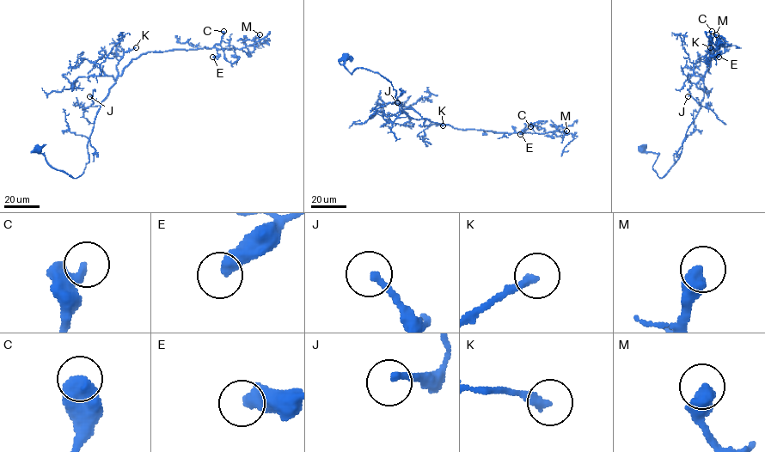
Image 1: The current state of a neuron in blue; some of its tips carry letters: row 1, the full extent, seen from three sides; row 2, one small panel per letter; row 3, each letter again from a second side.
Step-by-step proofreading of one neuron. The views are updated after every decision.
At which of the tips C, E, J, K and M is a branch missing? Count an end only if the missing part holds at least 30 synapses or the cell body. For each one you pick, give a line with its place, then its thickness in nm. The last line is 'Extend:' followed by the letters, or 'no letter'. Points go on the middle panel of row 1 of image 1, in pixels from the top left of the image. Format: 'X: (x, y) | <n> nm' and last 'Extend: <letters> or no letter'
C: (530, 126) | 400 nm
J: (397, 102) | 220 nm
Extend: C, J

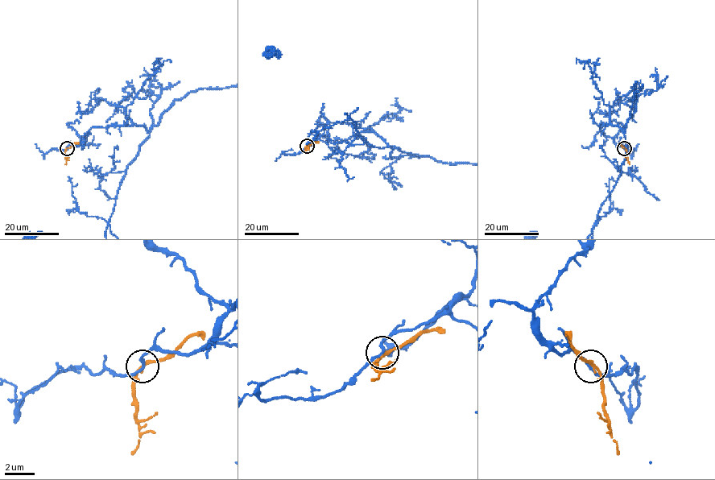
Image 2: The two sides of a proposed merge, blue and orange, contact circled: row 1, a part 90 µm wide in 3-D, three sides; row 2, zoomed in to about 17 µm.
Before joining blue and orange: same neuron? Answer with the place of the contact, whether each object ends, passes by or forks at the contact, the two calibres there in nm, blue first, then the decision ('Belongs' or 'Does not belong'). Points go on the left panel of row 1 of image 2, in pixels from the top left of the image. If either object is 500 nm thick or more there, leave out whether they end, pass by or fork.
Place: (67, 148). At the ring blue passes by. At the ring orange passes by. Thickness 170 nm (blue) against 190 nm. Does not belong

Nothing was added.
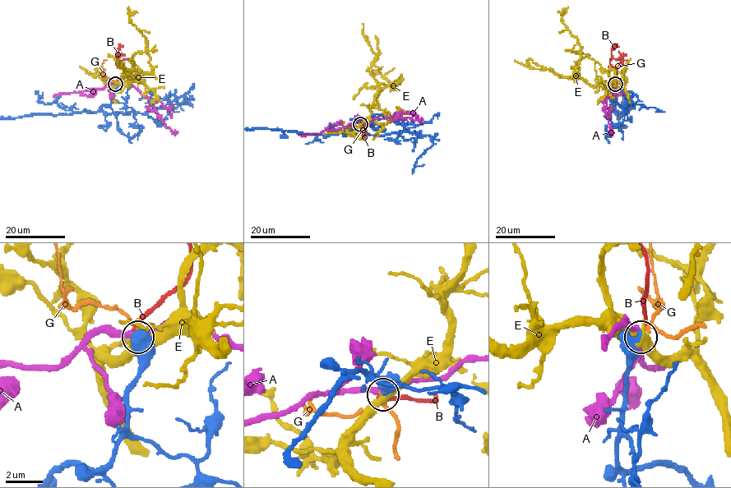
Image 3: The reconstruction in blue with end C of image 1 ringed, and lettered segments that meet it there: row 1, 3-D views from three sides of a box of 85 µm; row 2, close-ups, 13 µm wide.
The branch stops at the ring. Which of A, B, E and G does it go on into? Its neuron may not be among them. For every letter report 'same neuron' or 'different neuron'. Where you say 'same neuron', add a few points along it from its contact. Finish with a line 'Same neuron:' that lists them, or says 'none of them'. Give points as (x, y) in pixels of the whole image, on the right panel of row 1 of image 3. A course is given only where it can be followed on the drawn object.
A: different neuron
B: different neuron
E: different neuron
G: same neuron; course (614, 85), (618, 80), (619, 59)
Same neuron: G

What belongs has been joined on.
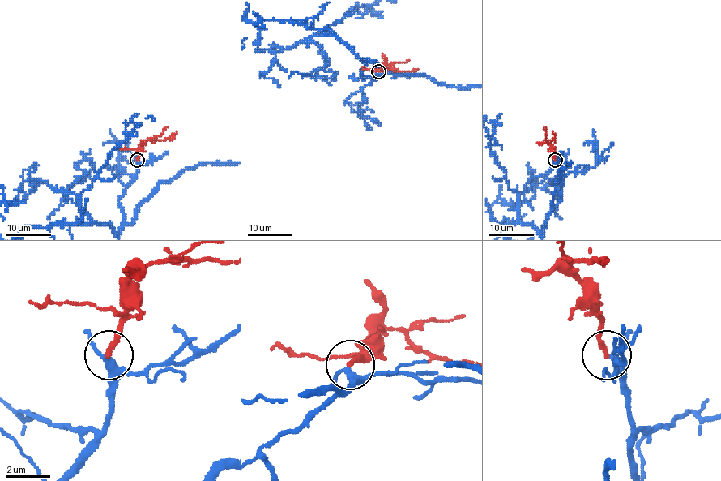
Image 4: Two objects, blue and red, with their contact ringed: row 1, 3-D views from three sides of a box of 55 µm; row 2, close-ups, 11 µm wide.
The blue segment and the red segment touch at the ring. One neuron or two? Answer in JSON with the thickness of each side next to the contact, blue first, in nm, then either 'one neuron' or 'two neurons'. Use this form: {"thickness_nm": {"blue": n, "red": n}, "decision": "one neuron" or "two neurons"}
{"thickness_nm": {"blue": 280, "red": 240}, "decision": "one neuron"}

